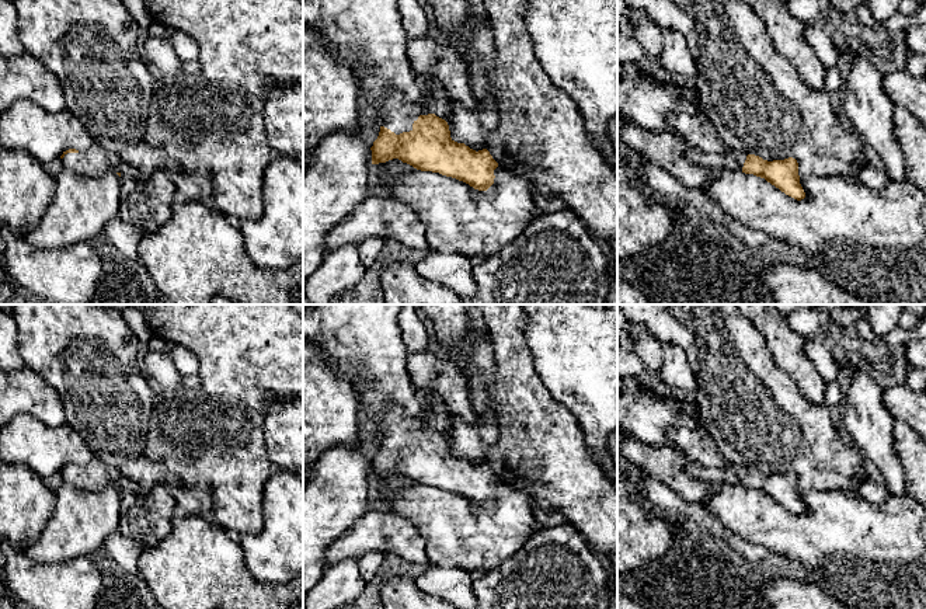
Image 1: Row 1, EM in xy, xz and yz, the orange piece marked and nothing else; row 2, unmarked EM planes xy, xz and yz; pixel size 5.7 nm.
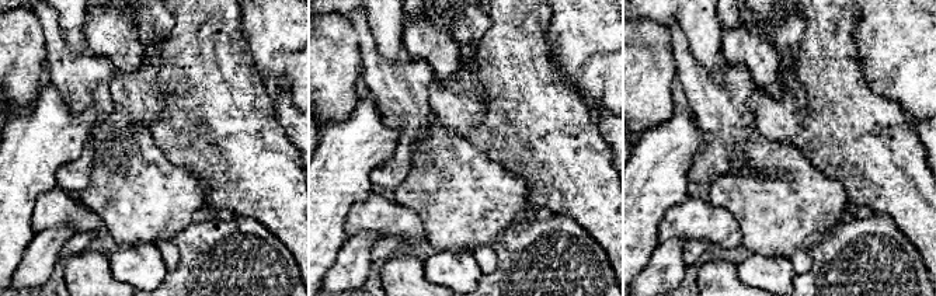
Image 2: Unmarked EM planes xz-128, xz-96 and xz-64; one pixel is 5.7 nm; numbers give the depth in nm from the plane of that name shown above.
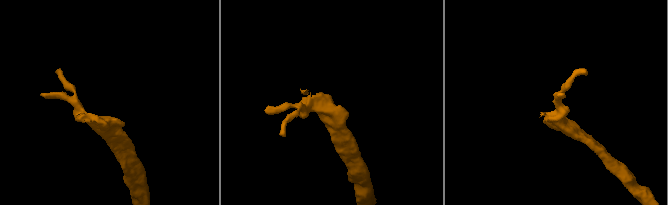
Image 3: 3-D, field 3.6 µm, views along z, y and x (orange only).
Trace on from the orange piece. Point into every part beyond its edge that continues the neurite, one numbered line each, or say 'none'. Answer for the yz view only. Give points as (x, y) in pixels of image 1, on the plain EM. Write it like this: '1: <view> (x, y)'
1: yz (734, 474)

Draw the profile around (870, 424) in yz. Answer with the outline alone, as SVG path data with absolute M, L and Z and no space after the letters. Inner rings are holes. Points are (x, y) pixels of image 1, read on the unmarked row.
M863 361L849 368L852 382L843 408L843 427L860 453L877 466L888 494L906 495L904 469L894 448L895 420L883 400L888 380L874 376Z

